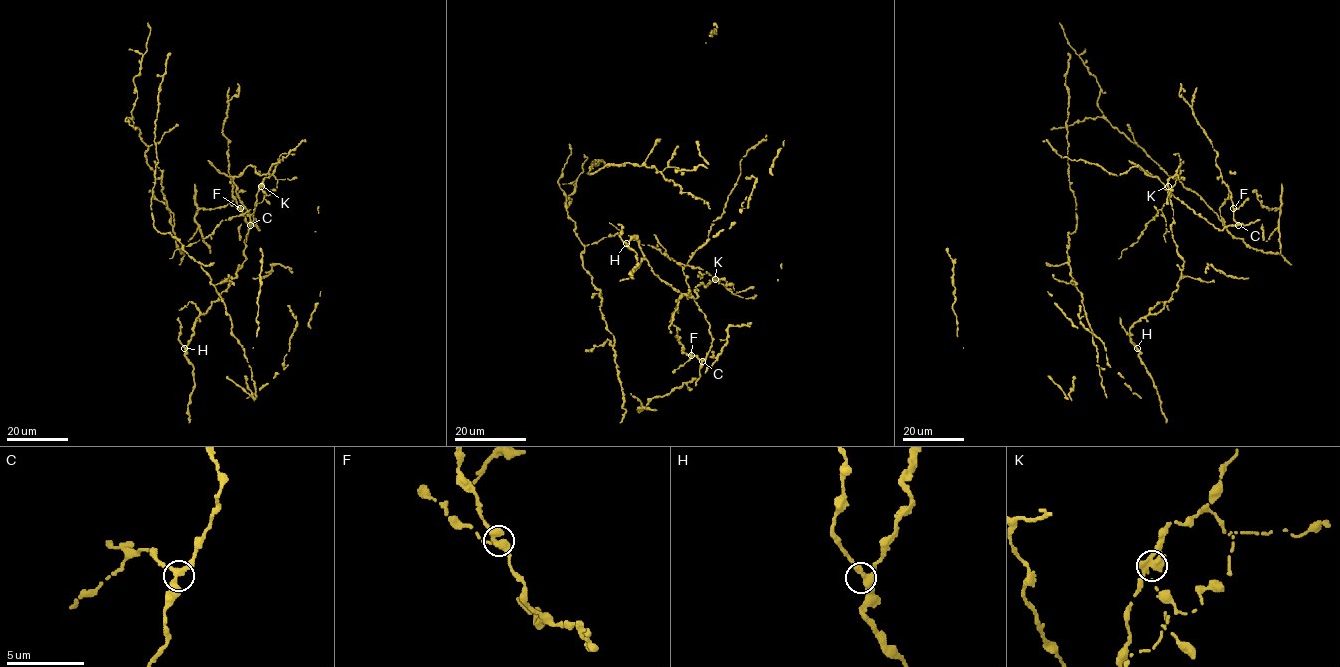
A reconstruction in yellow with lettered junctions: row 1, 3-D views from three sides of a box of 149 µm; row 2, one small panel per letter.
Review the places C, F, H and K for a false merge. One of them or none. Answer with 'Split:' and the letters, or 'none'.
Split: K

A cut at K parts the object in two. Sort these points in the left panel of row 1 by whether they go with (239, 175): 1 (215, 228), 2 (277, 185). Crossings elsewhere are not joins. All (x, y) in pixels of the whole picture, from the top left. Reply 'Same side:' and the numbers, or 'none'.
Same side: none

